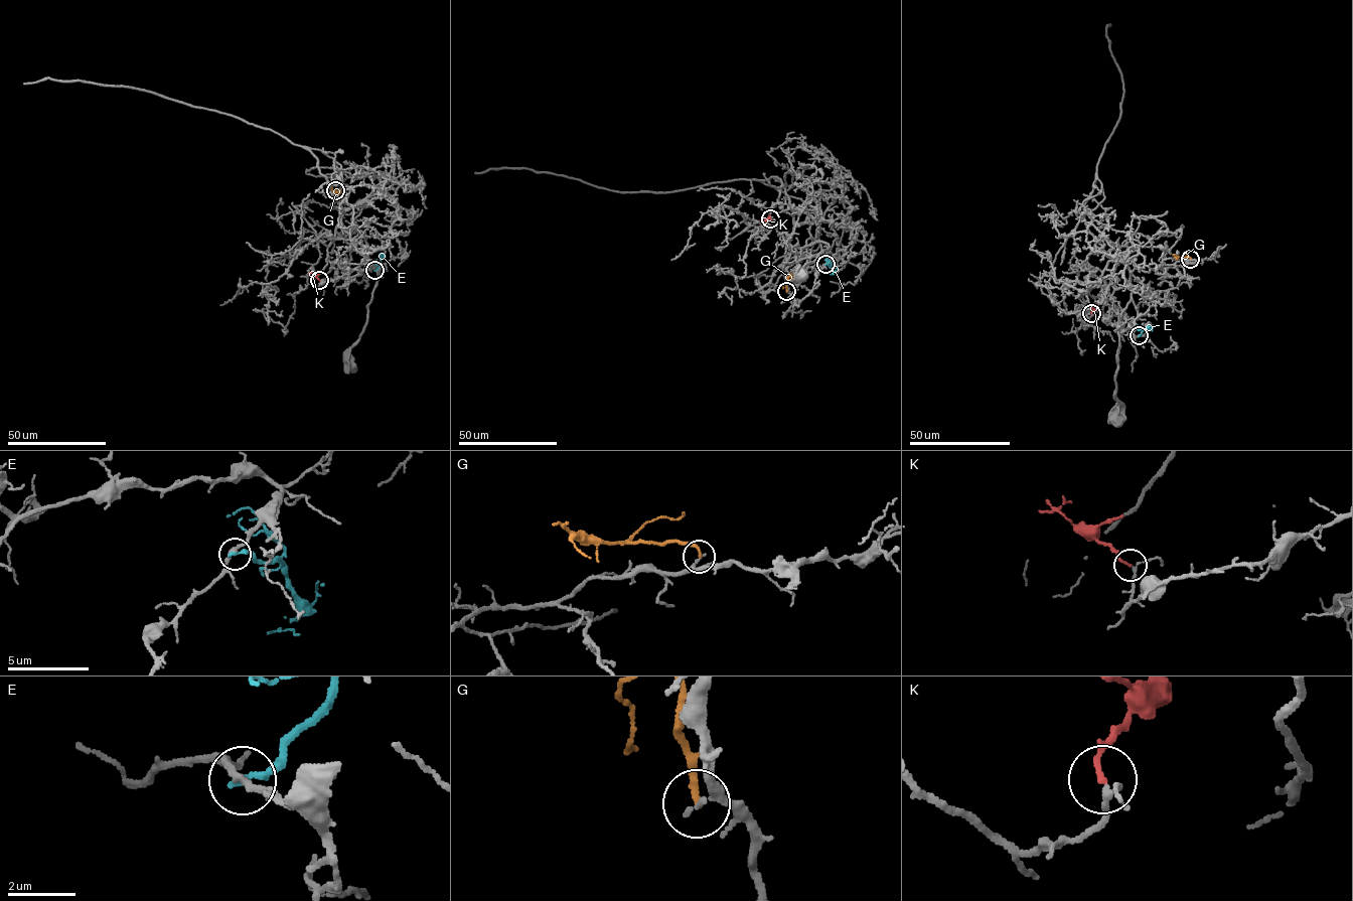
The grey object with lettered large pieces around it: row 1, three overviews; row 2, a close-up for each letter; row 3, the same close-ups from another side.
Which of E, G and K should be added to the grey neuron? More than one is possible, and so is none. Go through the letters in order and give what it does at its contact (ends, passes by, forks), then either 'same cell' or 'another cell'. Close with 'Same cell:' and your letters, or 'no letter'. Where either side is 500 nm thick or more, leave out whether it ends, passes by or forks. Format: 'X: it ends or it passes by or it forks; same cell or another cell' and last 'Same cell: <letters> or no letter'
E: it ends; another cell
G: it ends; another cell
K: it ends; same cell
Same cell: K

